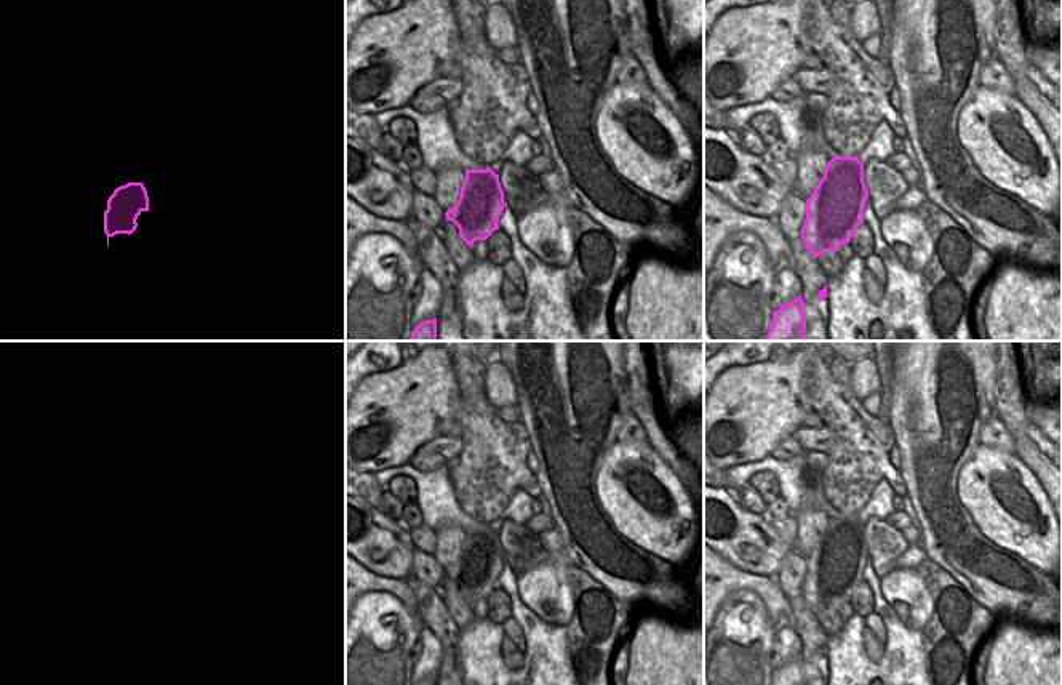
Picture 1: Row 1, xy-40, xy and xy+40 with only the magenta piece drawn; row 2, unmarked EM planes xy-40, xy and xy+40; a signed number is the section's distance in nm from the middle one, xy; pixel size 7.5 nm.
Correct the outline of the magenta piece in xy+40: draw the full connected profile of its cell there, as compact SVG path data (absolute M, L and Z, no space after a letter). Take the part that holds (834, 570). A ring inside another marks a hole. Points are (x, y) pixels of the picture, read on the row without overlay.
M857 514L833 515L827 522L824 536L806 559L801 597L814 618L849 602L864 581L867 557L864 522Z

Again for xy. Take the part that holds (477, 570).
M489 525L465 528L461 555L445 575L457 584L461 597L472 607L475 599L486 599L499 587L497 579L505 565L499 533Z

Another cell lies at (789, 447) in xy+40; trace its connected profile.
M793 435L785 437L771 453L777 461L787 461L793 456L803 456L806 450L800 445L800 440Z

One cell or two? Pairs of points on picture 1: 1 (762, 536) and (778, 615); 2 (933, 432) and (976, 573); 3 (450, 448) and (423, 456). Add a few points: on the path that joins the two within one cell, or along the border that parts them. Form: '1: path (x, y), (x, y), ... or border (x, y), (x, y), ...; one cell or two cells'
1: border (734, 565), (773, 578); two cells
2: path (933, 468), (933, 495), (950, 538); one cell
3: path (443, 450), (429, 456); one cell

